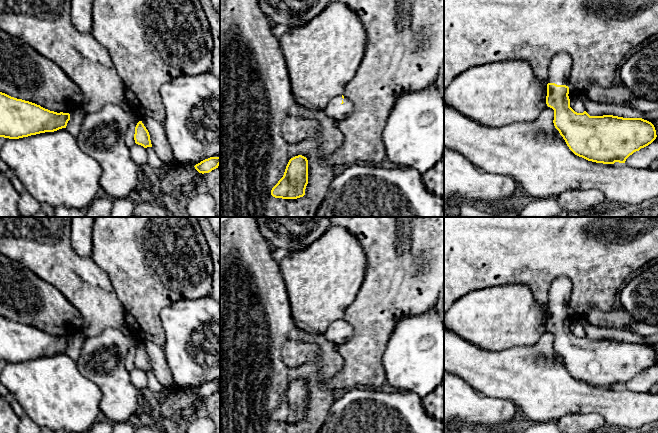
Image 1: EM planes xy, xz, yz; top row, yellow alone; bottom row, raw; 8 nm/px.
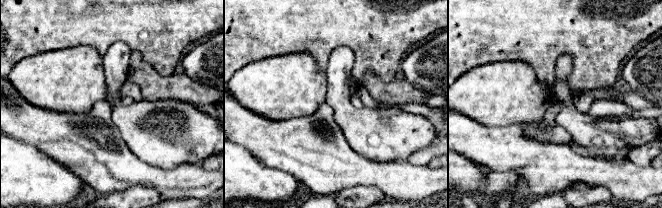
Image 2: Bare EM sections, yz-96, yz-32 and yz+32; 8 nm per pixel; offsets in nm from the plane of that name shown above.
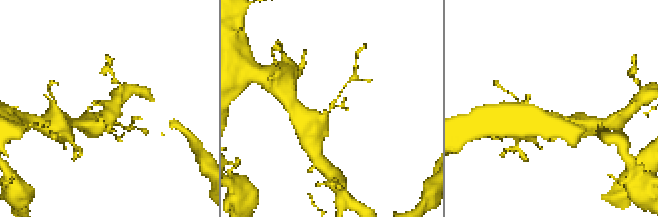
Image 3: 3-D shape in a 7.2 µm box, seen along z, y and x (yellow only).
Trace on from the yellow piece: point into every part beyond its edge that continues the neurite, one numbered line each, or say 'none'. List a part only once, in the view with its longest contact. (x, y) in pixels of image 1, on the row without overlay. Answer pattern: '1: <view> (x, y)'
1: yz (560, 291)

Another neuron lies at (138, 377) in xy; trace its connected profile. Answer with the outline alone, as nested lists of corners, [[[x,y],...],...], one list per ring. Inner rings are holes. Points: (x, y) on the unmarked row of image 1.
[[[135,368],[129,372],[130,380],[132,384],[141,392],[143,389],[147,388],[147,375],[141,369]]]

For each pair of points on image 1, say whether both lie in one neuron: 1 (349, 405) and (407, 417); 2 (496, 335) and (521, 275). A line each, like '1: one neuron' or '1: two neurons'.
1: one neuron
2: two neurons

